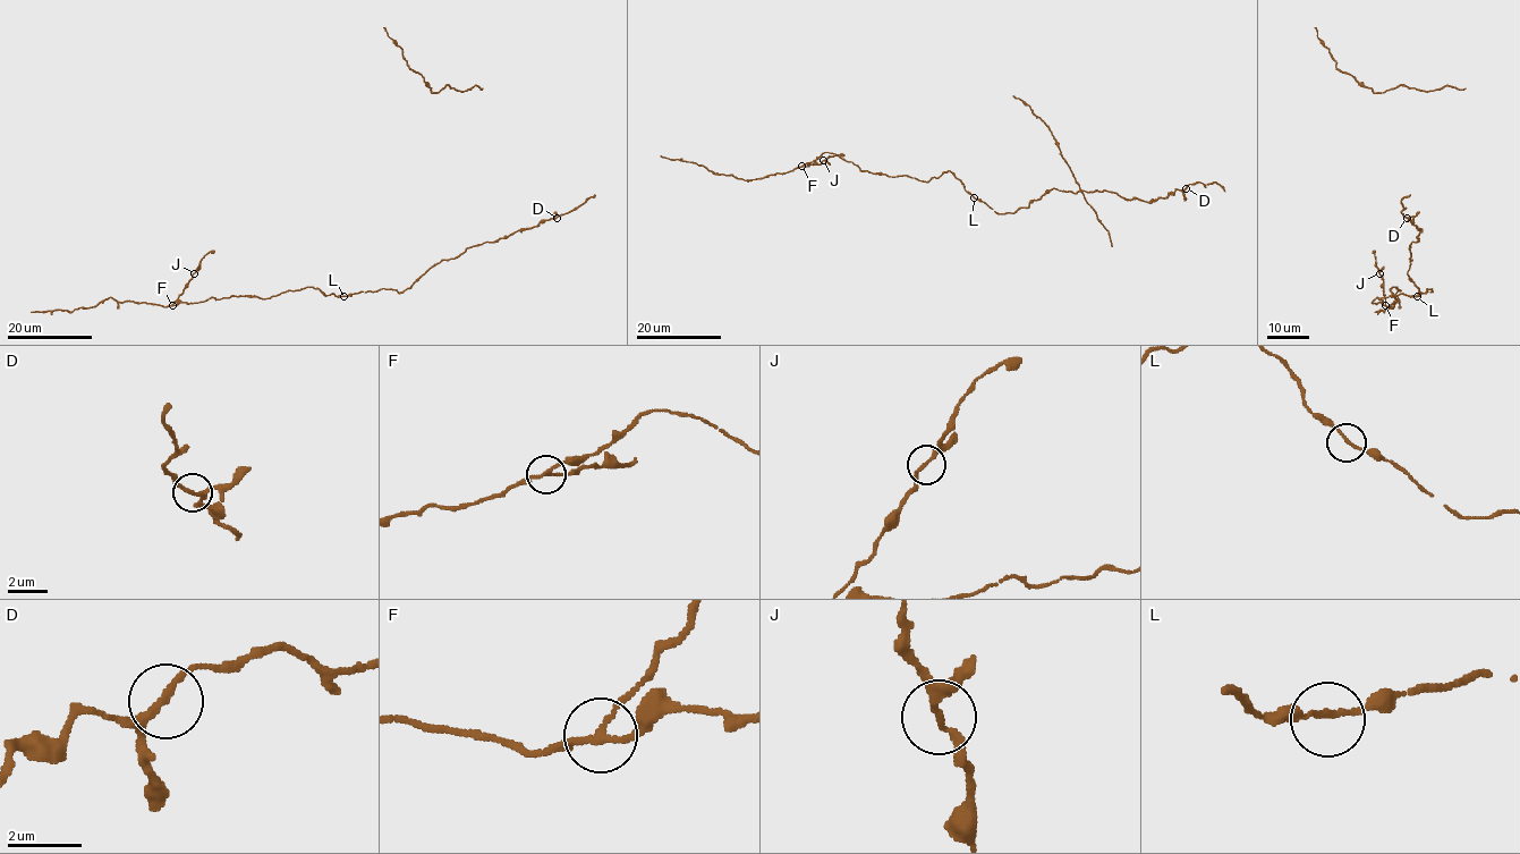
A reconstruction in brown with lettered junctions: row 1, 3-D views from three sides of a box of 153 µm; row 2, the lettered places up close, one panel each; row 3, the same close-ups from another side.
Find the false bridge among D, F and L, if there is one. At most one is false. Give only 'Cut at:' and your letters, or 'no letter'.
Cut at: F

